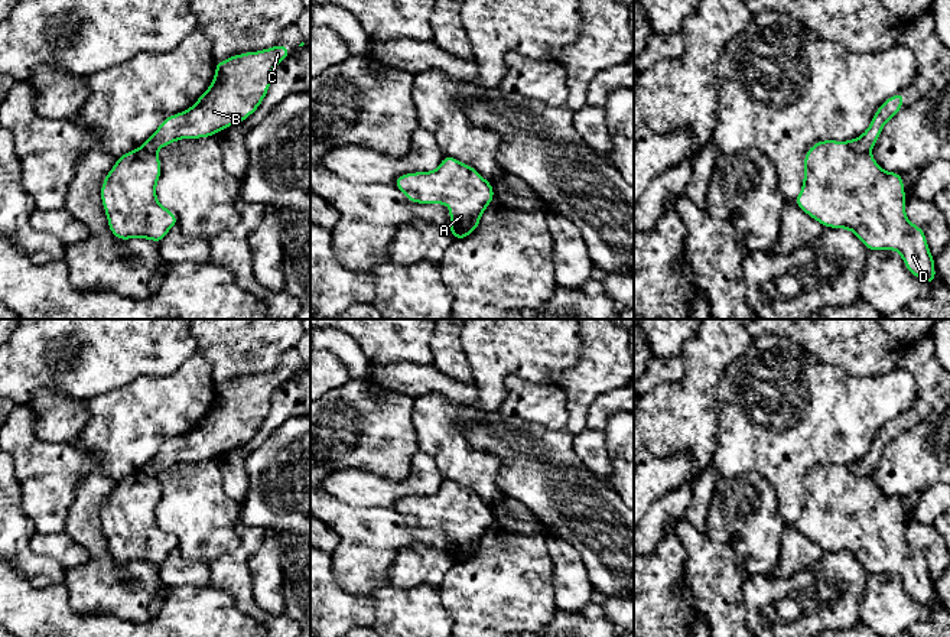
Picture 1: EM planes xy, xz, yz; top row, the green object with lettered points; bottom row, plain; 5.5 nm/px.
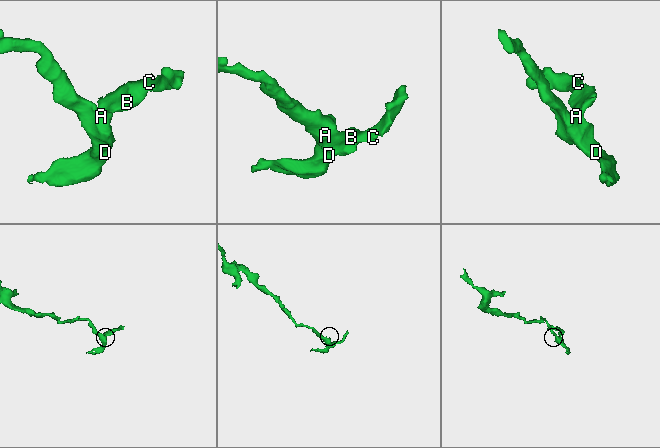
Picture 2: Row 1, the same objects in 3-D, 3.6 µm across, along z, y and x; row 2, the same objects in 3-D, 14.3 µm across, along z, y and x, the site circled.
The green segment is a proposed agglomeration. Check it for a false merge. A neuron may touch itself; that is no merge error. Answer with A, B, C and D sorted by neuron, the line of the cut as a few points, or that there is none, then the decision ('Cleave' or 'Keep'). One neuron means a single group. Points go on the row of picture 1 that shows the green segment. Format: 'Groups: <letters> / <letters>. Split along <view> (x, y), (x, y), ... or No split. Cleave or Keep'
Groups: A D / B C. Split along yz (845, 142), (856, 150), (868, 152). Cleave

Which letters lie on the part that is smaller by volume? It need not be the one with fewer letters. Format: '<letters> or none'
B, C

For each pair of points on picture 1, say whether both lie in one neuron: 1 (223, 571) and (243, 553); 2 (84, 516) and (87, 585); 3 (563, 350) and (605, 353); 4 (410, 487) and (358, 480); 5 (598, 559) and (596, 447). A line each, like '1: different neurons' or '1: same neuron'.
1: same neuron
2: same neuron
3: different neurons
4: same neuron
5: different neurons

